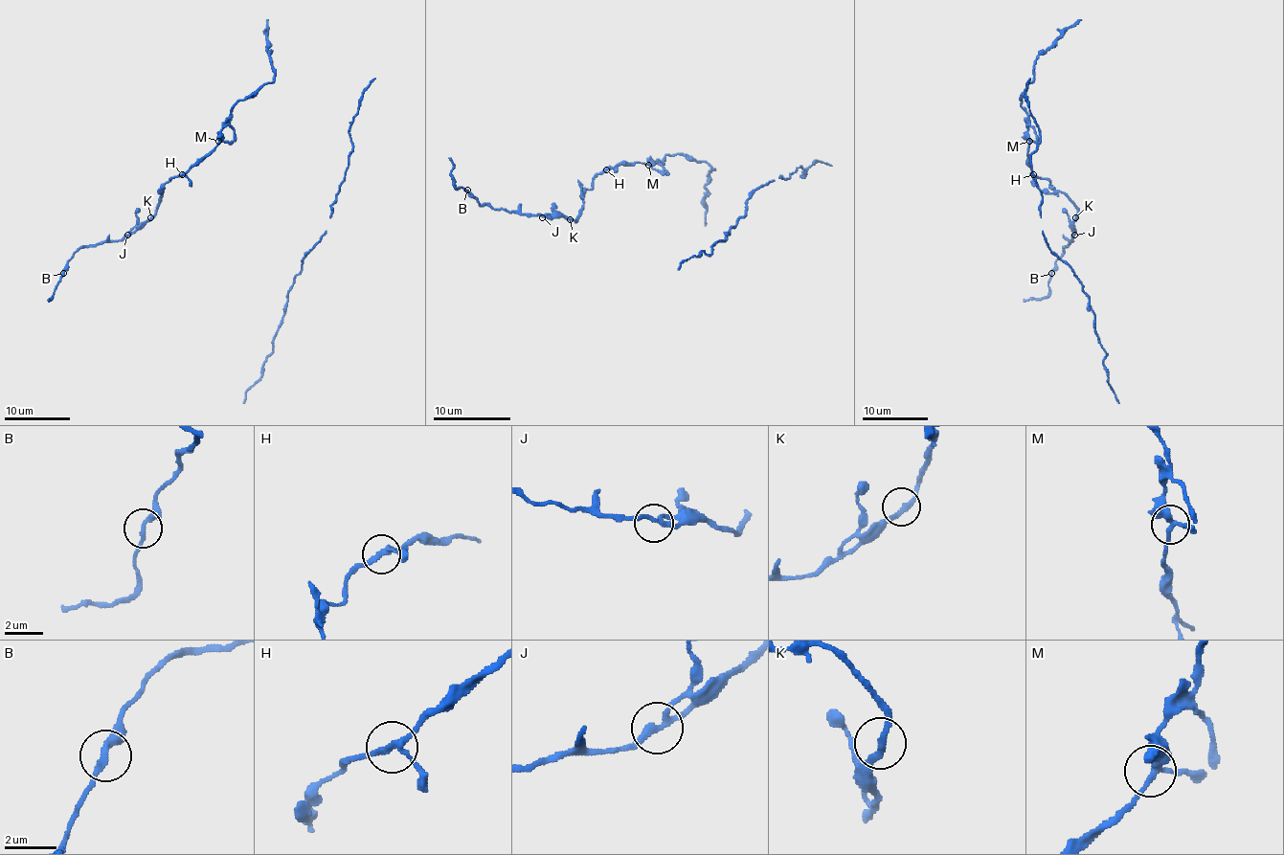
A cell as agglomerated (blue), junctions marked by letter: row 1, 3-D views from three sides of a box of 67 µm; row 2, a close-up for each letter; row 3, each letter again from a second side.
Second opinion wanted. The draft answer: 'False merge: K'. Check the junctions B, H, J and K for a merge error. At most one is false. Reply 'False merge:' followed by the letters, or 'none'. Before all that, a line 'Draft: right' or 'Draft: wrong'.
Draft: wrong
False merge: none

